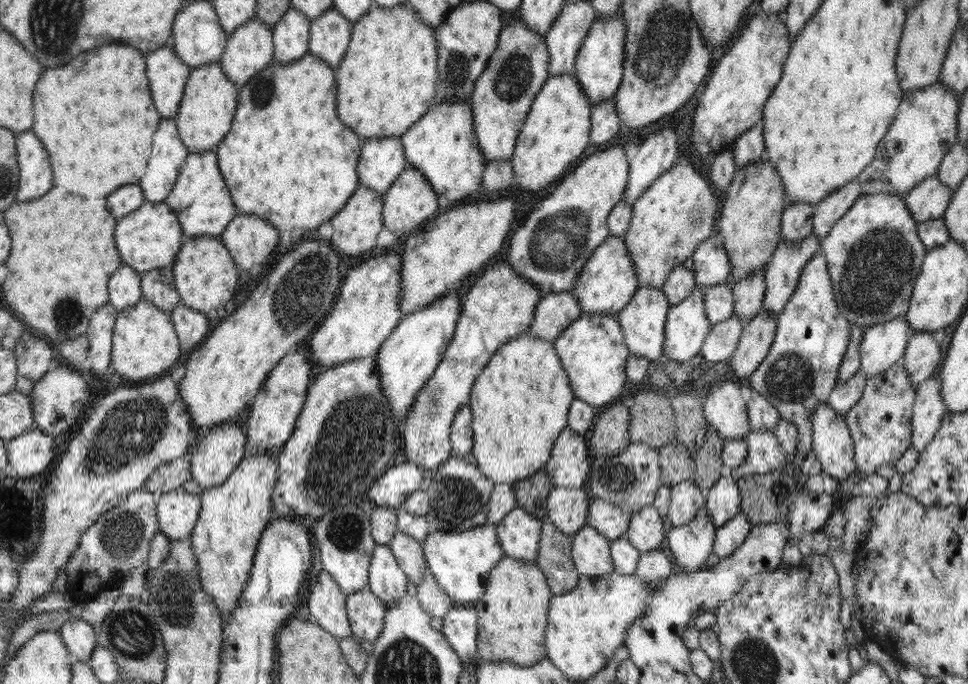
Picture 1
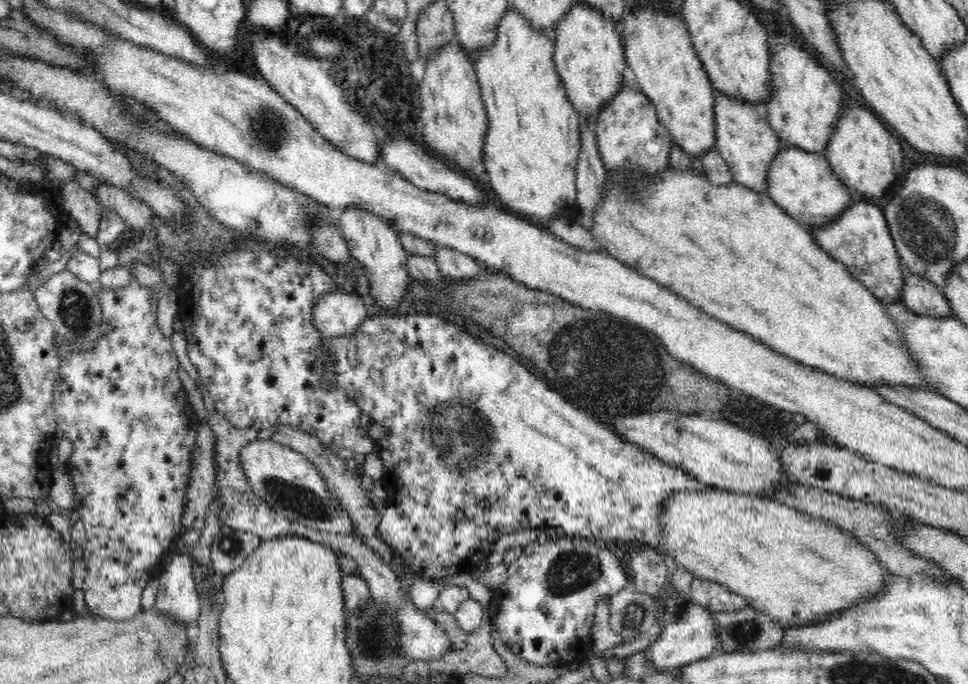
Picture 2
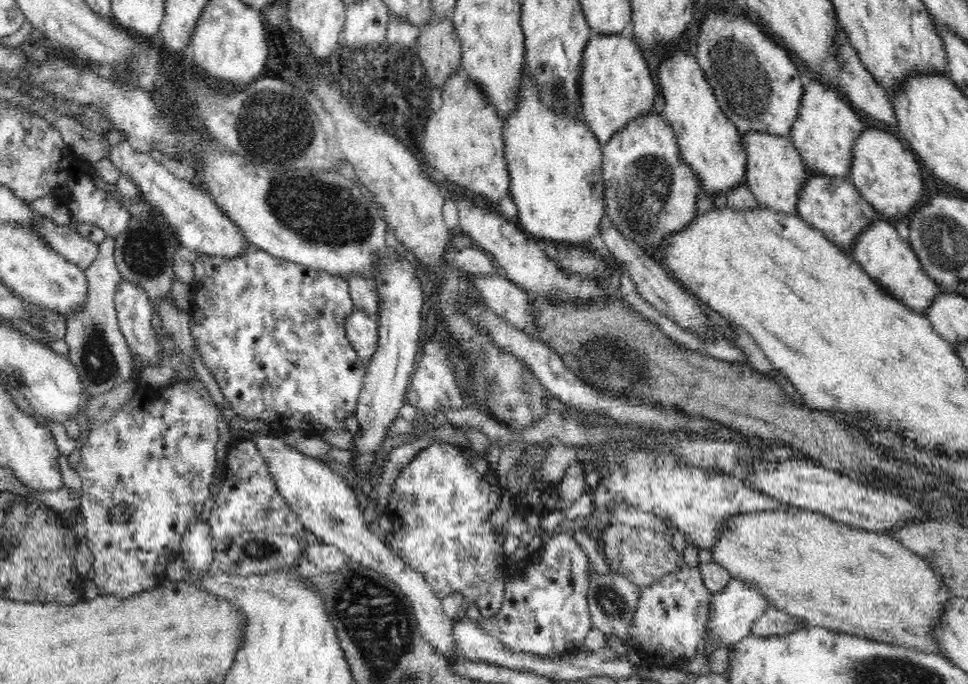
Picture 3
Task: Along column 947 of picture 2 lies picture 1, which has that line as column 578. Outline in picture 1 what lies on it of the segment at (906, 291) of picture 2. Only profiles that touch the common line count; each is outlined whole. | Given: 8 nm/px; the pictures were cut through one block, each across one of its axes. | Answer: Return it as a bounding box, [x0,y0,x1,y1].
[527,291,582,341]

